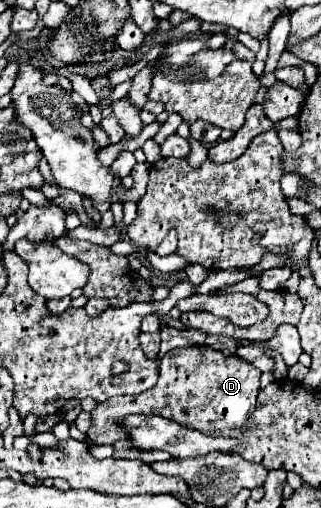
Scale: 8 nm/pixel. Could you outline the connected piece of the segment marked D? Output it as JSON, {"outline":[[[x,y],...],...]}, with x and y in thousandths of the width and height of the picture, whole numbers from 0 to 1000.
{"outline":[[[595,681],[576,689],[533,689],[502,709],[495,752],[433,780],[358,780],[296,799],[283,811],[283,843],[271,858],[296,874],[352,874],[389,862],[364,831],[396,815],[452,815],[526,823],[576,843],[620,850],[664,850],[695,843],[745,843],[794,807],[807,776],[813,732],[745,701],[701,701],[657,681]]]}

